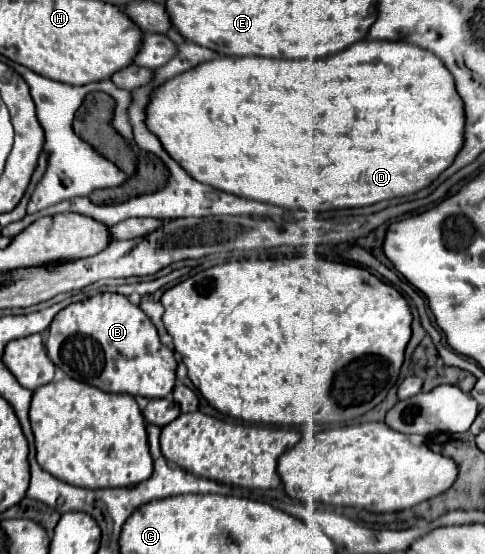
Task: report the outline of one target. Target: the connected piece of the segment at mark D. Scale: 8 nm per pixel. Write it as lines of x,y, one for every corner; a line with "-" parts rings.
364,39
346,47
344,51
324,59
270,59
270,57
216,57
204,61
156,87
146,105
148,131
158,137
164,151
180,163
180,167
204,185
212,185
218,191
232,193
236,197
254,199
284,209
304,209
310,213
364,207
384,199
412,195
428,187
456,157
460,145
464,145
464,107
456,95
450,71
436,55
410,43
400,41
370,41

